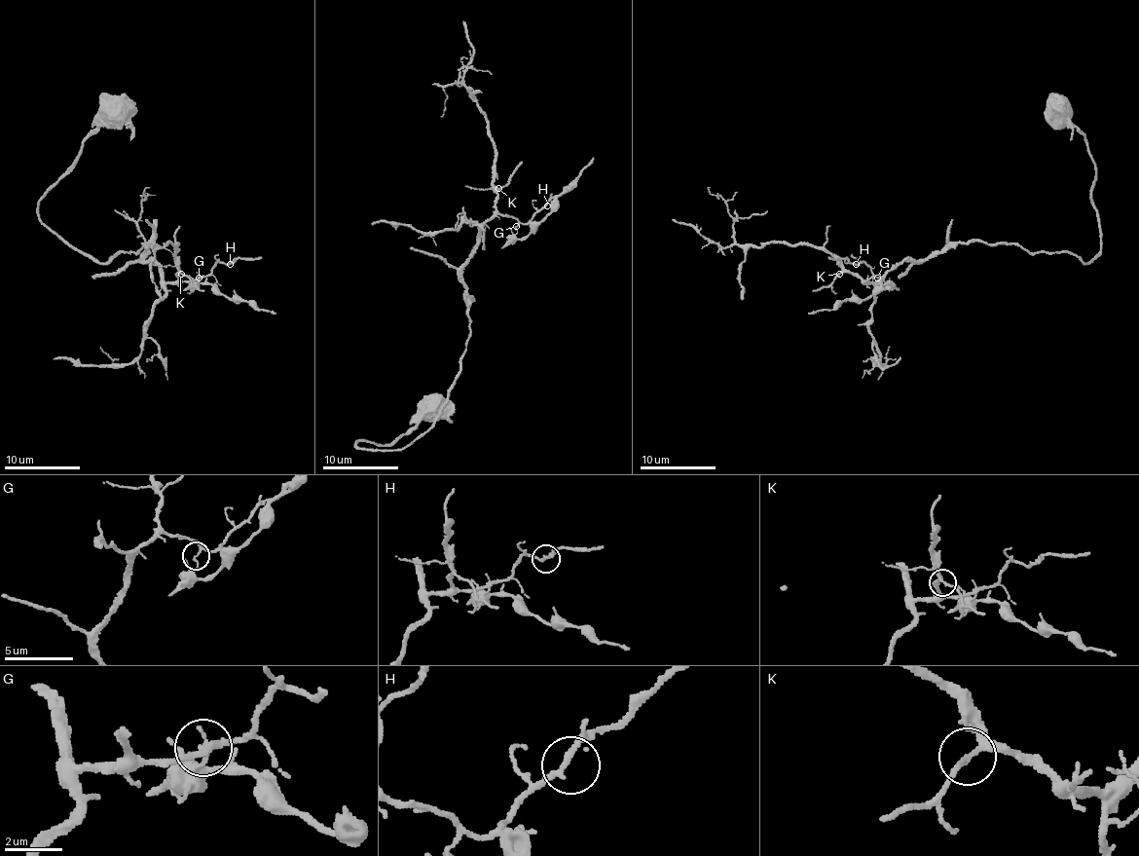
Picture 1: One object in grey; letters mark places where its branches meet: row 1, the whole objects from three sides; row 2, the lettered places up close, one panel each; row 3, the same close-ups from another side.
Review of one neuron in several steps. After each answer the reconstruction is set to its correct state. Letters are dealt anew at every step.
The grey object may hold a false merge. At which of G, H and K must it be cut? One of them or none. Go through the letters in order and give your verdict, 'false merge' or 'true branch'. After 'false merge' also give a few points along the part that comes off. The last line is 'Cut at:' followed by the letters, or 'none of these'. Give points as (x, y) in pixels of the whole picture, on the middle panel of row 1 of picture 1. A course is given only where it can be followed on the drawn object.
G: false merge | (516, 226), (517, 232), (514, 236), (523, 239), (549, 212), (551, 204), (575, 180), (579, 171), (593, 158)
H: true branch
K: true branch
Cut at: G

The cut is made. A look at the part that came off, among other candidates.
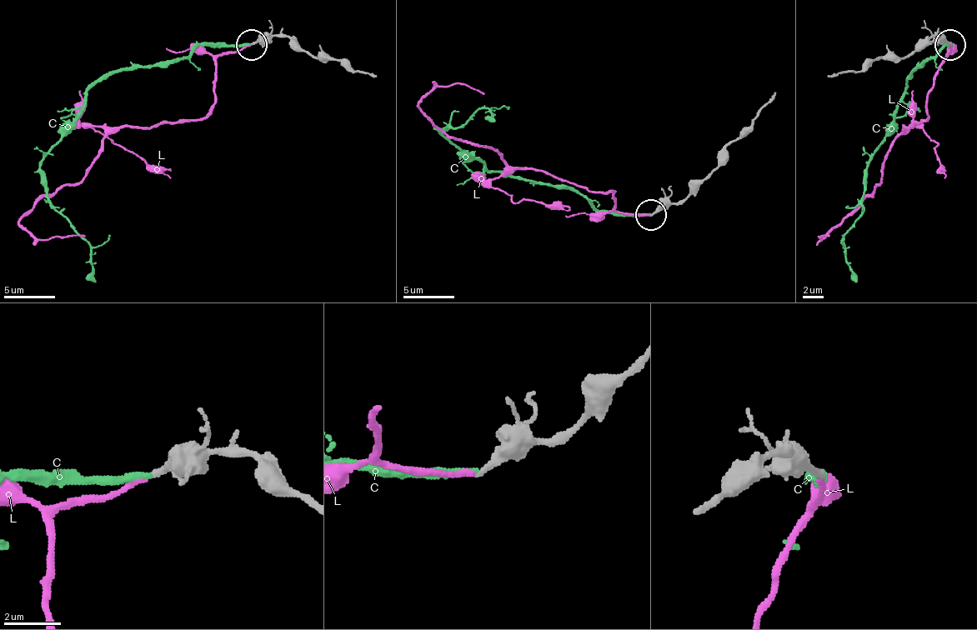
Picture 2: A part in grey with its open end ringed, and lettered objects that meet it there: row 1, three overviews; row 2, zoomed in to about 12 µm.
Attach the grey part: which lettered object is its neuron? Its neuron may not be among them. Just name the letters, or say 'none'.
L

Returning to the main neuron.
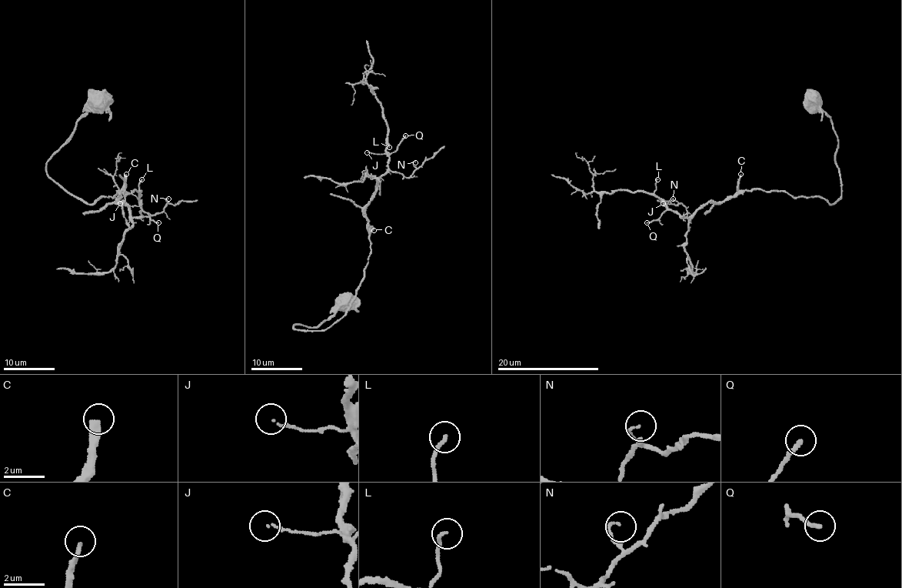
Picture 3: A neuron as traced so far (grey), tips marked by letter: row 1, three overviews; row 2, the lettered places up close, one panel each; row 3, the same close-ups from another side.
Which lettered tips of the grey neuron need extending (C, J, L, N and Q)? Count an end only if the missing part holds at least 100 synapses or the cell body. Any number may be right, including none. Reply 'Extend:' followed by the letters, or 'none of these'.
Extend: C

